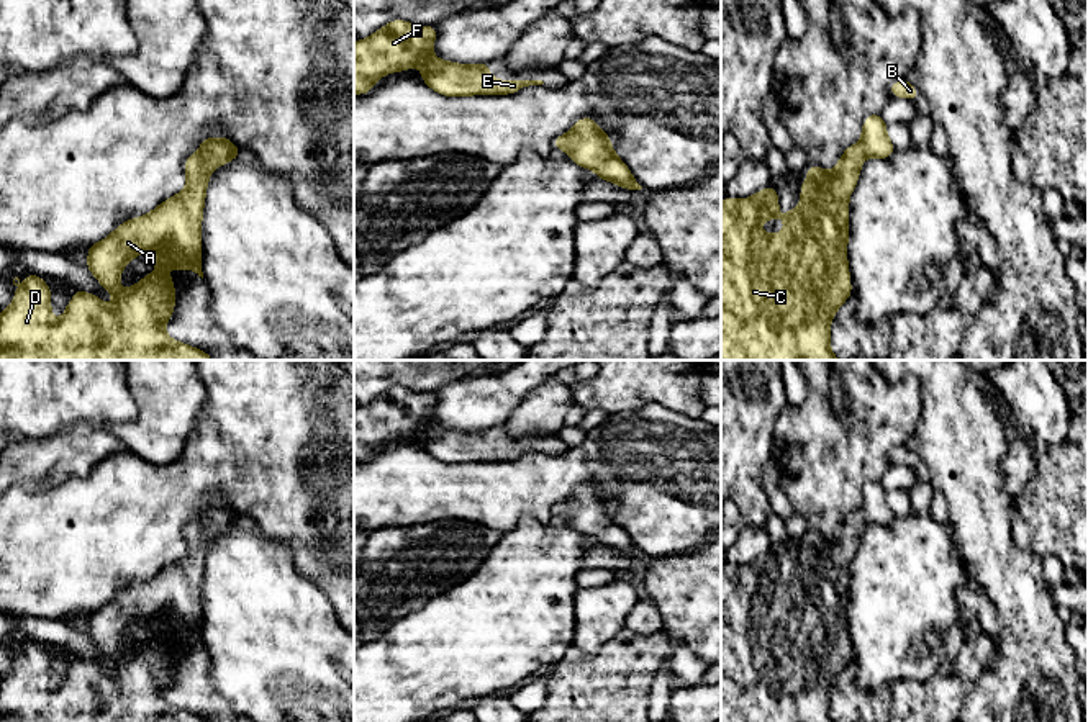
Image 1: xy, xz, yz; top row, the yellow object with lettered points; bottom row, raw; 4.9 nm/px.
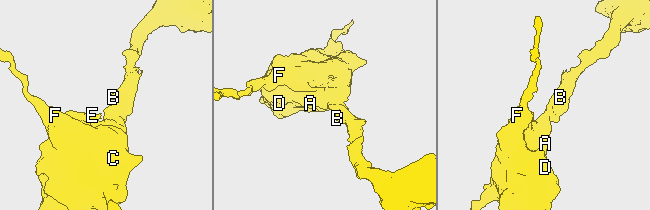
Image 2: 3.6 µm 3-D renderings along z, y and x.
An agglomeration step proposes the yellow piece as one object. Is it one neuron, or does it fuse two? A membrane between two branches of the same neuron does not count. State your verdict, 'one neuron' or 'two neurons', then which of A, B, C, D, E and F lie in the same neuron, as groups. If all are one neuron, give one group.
one neuron; groups A B C D E F

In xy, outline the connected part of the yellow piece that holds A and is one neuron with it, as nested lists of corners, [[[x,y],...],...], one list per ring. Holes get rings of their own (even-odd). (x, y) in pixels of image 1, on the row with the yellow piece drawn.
[[[205,138],[200,144],[200,151],[197,154],[192,154],[187,160],[185,160],[185,172],[187,172],[187,187],[175,196],[167,198],[164,203],[161,203],[157,208],[154,208],[152,211],[149,211],[146,216],[143,218],[134,218],[134,219],[128,219],[126,223],[120,224],[107,239],[92,244],[87,250],[88,254],[88,260],[87,260],[87,268],[93,273],[93,277],[113,295],[113,303],[115,308],[111,309],[110,306],[103,305],[100,301],[98,296],[92,295],[92,293],[85,293],[79,288],[75,288],[75,296],[69,301],[66,313],[54,321],[51,316],[51,288],[49,285],[46,285],[43,282],[41,277],[38,275],[31,275],[26,273],[25,278],[25,285],[15,293],[15,298],[11,301],[11,306],[3,309],[0,313],[0,360],[213,360],[208,354],[205,354],[200,349],[190,347],[184,342],[177,342],[174,339],[170,339],[165,332],[164,332],[164,324],[170,319],[172,313],[174,313],[174,305],[175,305],[175,291],[174,291],[174,278],[167,277],[162,273],[164,267],[169,268],[185,268],[188,267],[192,272],[195,272],[198,277],[203,278],[203,272],[202,272],[202,214],[203,214],[203,203],[205,203],[205,195],[206,195],[206,183],[210,178],[210,174],[220,165],[220,164],[229,164],[233,162],[233,159],[236,156],[243,156],[243,152],[228,139],[228,138]],[[139,252],[146,252],[149,254],[156,265],[159,267],[156,272],[151,272],[147,277],[144,277],[141,282],[138,282],[134,287],[120,291],[118,285],[120,285],[120,272],[125,268],[125,265],[128,262],[131,262]]]

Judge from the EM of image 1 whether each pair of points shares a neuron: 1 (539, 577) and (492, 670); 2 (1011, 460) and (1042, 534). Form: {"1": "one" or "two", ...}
{"1": "one", "2": "two"}

